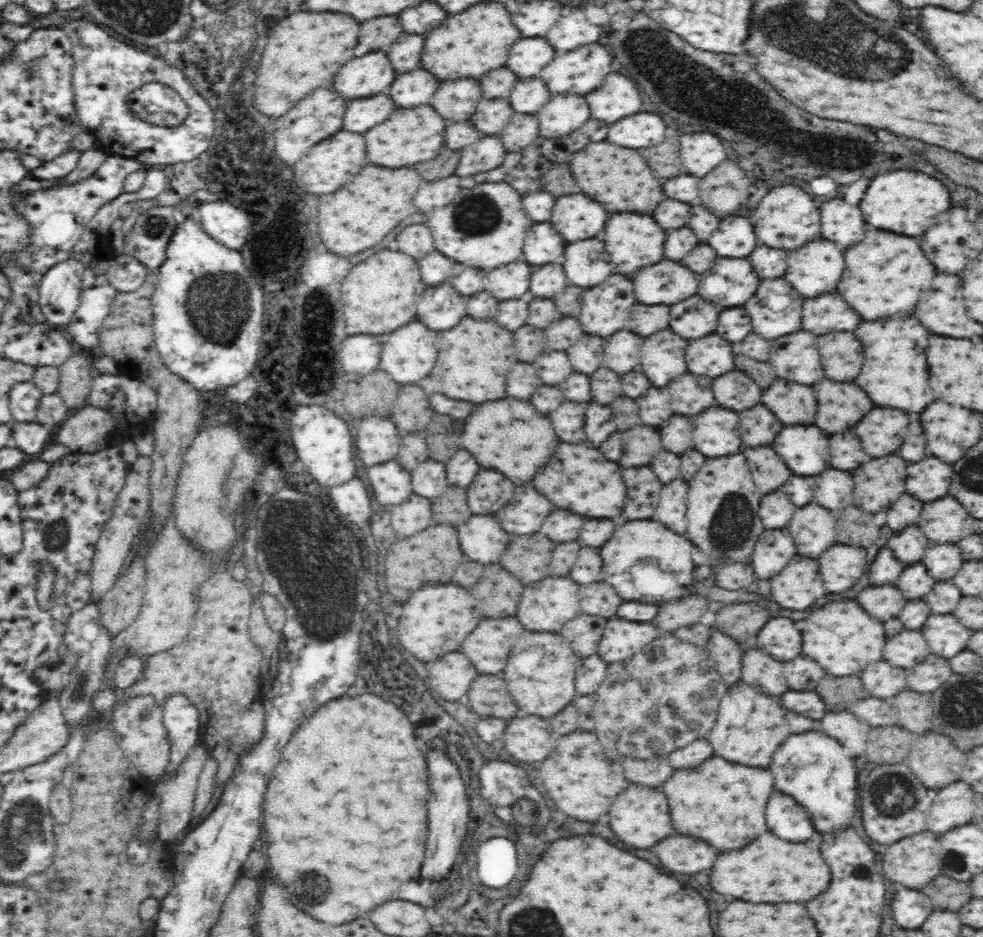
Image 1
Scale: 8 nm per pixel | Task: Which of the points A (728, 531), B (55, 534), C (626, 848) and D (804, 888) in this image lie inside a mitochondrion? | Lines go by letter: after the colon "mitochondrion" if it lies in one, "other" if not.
A: mitochondrion
B: mitochondrion
C: other
D: other

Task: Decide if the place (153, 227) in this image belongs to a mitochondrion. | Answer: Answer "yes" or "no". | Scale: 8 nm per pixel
yes

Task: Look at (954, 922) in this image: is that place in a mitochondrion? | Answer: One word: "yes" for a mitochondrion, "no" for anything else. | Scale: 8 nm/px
no

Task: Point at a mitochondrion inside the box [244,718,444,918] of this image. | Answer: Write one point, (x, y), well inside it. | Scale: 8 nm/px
(313, 889)

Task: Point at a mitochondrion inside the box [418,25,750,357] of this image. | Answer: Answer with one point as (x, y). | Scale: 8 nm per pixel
(476, 214)

